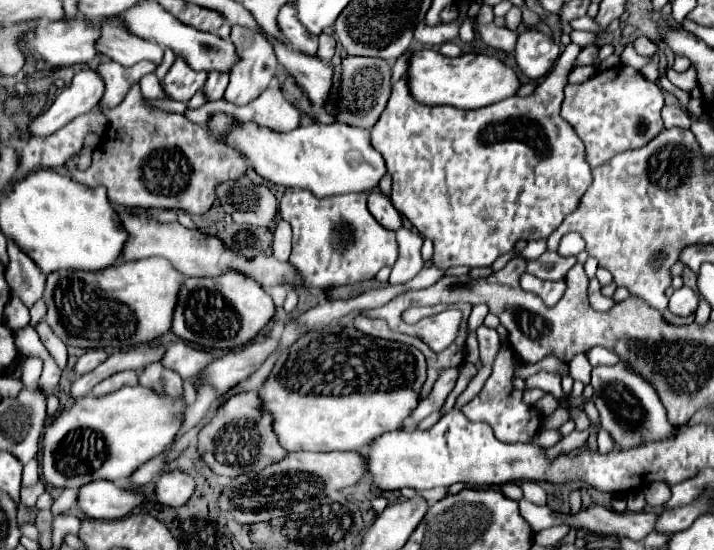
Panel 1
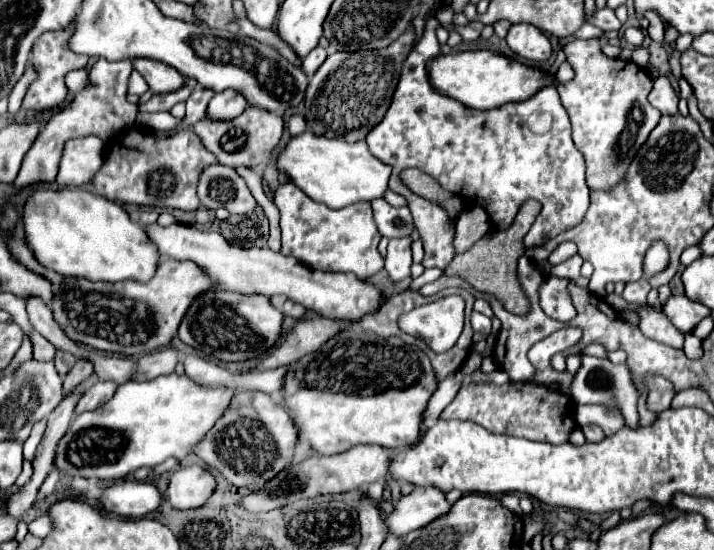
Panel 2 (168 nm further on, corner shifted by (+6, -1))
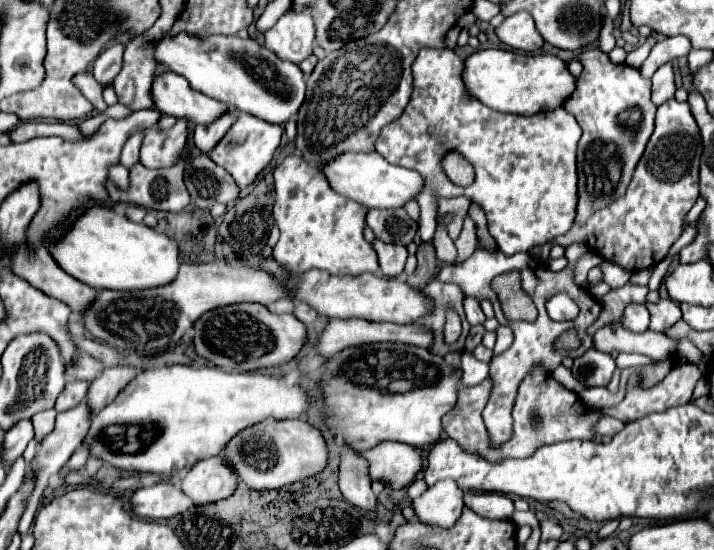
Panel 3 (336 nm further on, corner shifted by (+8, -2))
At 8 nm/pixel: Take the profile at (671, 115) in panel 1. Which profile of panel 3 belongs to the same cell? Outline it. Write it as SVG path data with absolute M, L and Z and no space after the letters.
M667 62L663 64L655 74L653 74L653 104L659 106L675 96L675 76L673 76L673 64Z

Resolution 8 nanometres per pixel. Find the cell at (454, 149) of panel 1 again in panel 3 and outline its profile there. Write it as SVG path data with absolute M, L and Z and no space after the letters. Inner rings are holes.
M423 48L413 62L415 68L415 84L413 94L403 110L401 118L393 124L387 124L377 142L375 150L391 164L409 168L419 172L425 178L425 188L417 196L421 206L421 224L419 234L423 242L431 242L437 226L437 198L439 194L465 194L471 202L477 202L487 218L493 218L493 238L497 242L497 249L507 256L517 252L527 252L533 246L541 246L551 242L555 236L565 234L575 222L575 206L577 206L577 164L575 152L577 142L581 138L581 126L577 120L565 112L565 108L539 112L535 116L513 116L501 114L479 100L471 98L469 92L463 88L463 60L449 48L435 50ZM459 150L473 166L475 166L475 182L467 188L455 186L447 180L441 158L451 152Z

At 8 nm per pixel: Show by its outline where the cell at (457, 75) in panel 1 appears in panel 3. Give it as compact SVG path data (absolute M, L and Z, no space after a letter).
M479 50L479 52L473 52L465 60L463 80L471 96L475 96L477 100L483 100L485 106L499 110L499 112L521 114L521 116L527 116L527 114L533 116L545 110L555 110L563 106L563 100L567 100L571 92L575 92L575 78L567 70L567 62L563 62L559 56L553 56L553 54L521 54L513 50Z

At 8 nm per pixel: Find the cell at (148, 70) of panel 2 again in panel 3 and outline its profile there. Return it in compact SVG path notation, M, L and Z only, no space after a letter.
M175 72L155 76L153 98L159 112L185 118L193 126L213 124L223 116L223 112L227 112L227 104L195 92L187 80L183 80L183 76L175 76Z

